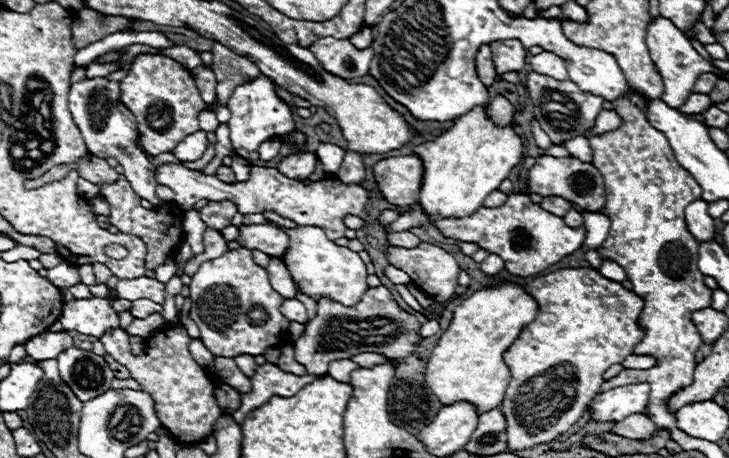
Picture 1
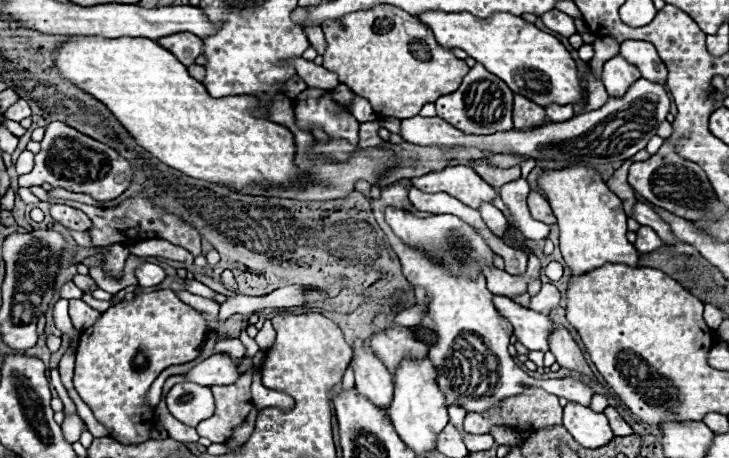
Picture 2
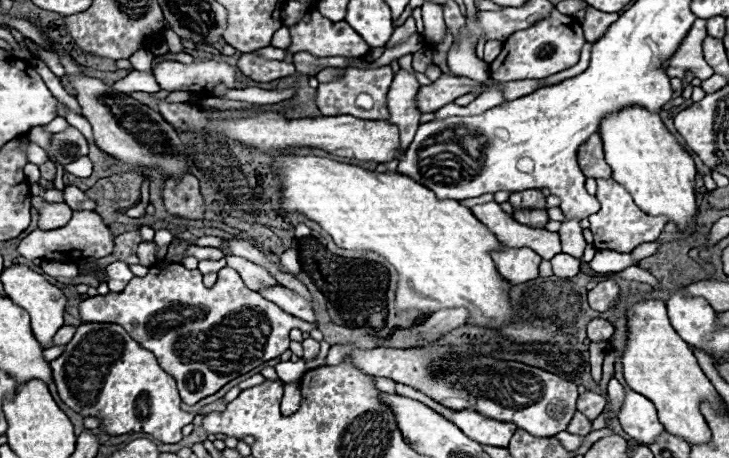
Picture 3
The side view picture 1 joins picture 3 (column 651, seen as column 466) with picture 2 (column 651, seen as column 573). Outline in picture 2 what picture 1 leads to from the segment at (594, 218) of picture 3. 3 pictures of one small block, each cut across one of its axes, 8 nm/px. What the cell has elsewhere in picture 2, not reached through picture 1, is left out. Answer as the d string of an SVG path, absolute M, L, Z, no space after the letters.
M640 226L640 230L636 232L634 246L636 246L636 250L640 254L648 254L648 252L656 252L656 250L668 248L668 244L650 226Z

